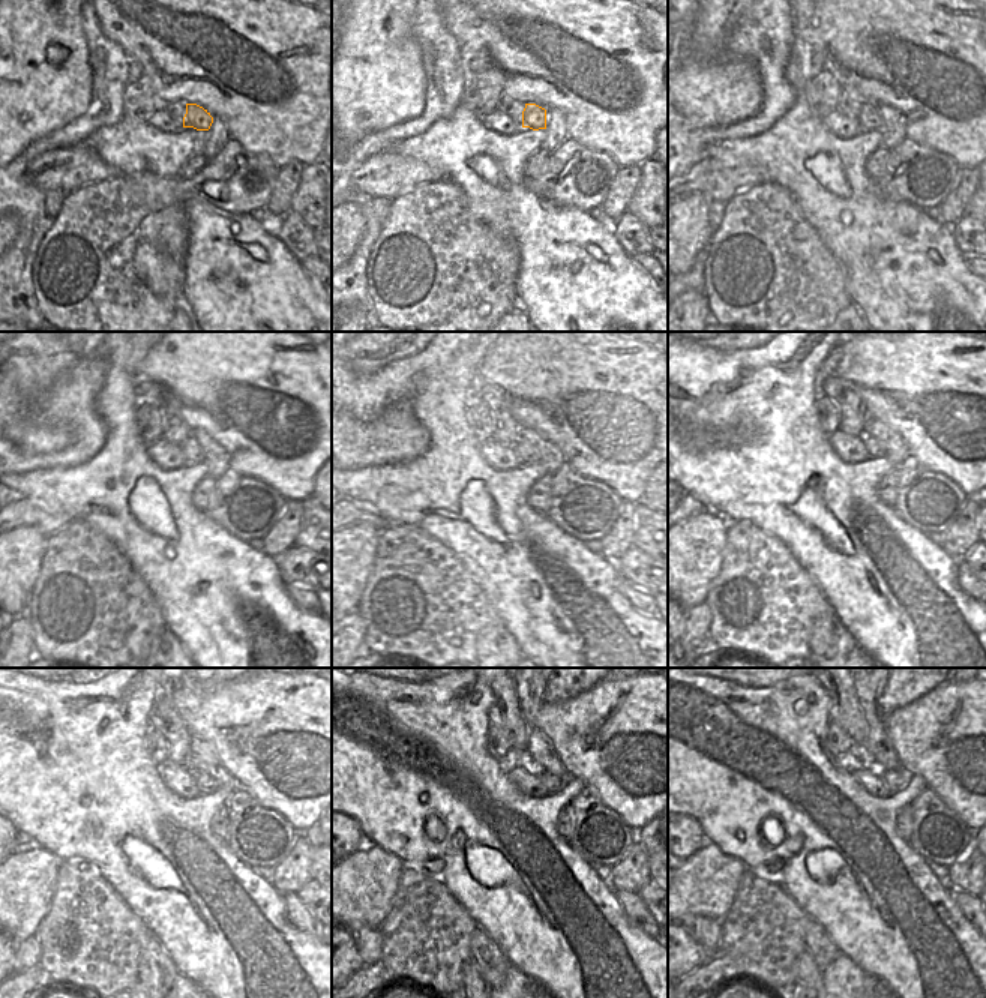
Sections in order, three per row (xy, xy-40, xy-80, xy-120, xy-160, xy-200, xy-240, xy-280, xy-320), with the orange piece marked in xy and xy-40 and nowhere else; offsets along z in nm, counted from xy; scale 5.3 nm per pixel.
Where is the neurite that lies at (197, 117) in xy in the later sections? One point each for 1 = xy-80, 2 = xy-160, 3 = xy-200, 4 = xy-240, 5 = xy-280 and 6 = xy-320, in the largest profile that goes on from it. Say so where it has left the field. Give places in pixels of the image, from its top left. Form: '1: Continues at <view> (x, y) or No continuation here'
1: Continues at xy-80 (868, 119)
2: Continues at xy-160 (526, 450)
3: Continues at xy-200 (872, 446)
4: Continues at xy-240 (206, 785)
5: Continues at xy-280 (551, 782)
6: Continues at xy-320 (893, 779).

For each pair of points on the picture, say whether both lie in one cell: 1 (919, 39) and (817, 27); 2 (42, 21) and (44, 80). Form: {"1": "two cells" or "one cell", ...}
{"1": "one cell", "2": "one cell"}

